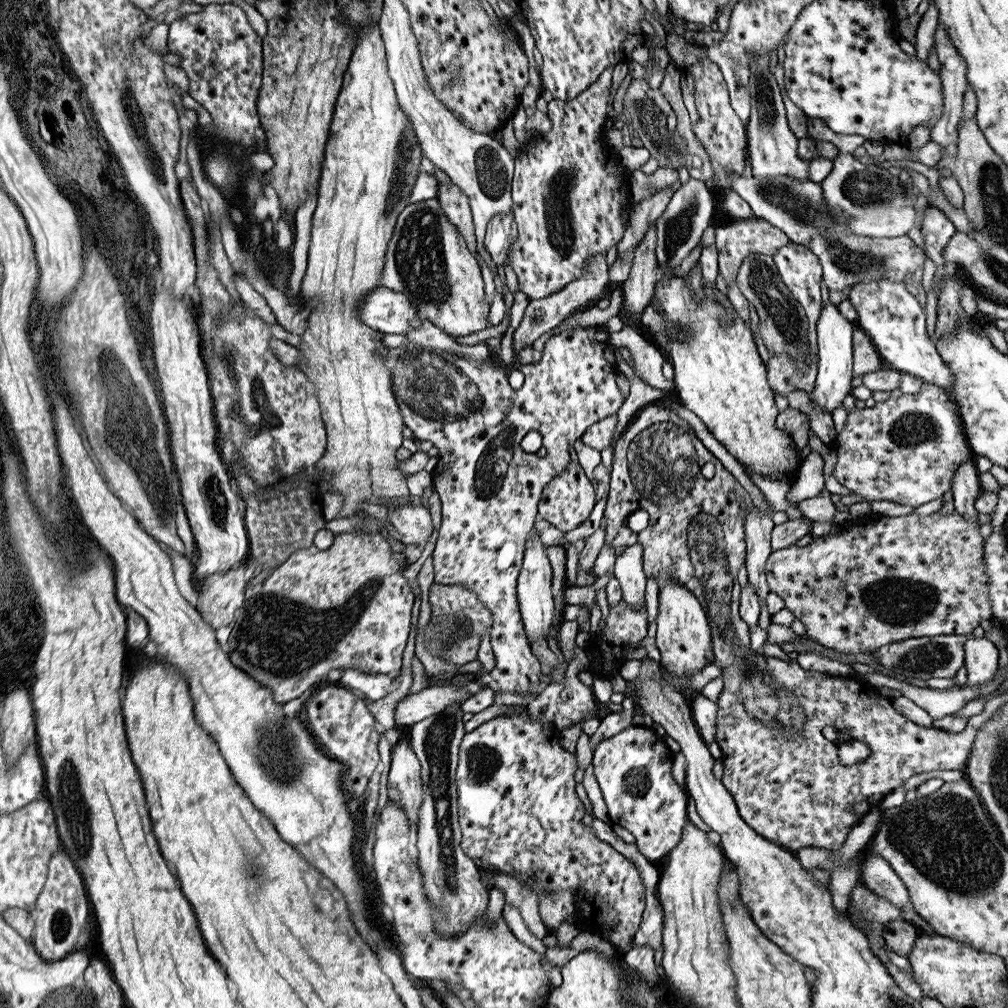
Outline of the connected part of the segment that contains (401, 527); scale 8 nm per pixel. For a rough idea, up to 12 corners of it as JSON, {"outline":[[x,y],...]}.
{"outline":[[393,506],[387,522],[403,544],[425,546],[429,506]]}

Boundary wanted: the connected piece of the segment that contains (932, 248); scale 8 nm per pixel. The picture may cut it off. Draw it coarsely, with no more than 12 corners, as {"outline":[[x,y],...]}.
{"outline":[[935,206],[927,210],[921,236],[929,260],[943,274],[943,250],[955,226]]}

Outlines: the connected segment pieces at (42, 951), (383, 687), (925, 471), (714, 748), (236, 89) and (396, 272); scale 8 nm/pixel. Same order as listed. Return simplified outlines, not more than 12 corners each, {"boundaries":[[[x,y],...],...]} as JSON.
{"boundaries":[[[51,856],[31,944],[45,962],[73,954],[93,910],[75,860]],[[347,668],[337,684],[379,704],[393,690],[387,674]],[[945,390],[849,410],[833,478],[913,508],[971,458]],[[693,694],[691,710],[701,738],[719,760],[717,700]],[[233,4],[169,24],[203,136],[249,146],[263,38]],[[437,198],[397,218],[381,286],[451,338],[493,300]]]}

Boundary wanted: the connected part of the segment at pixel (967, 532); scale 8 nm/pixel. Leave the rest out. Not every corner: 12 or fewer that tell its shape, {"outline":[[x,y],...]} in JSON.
{"outline":[[847,522],[767,586],[839,654],[993,618],[983,526]]}

